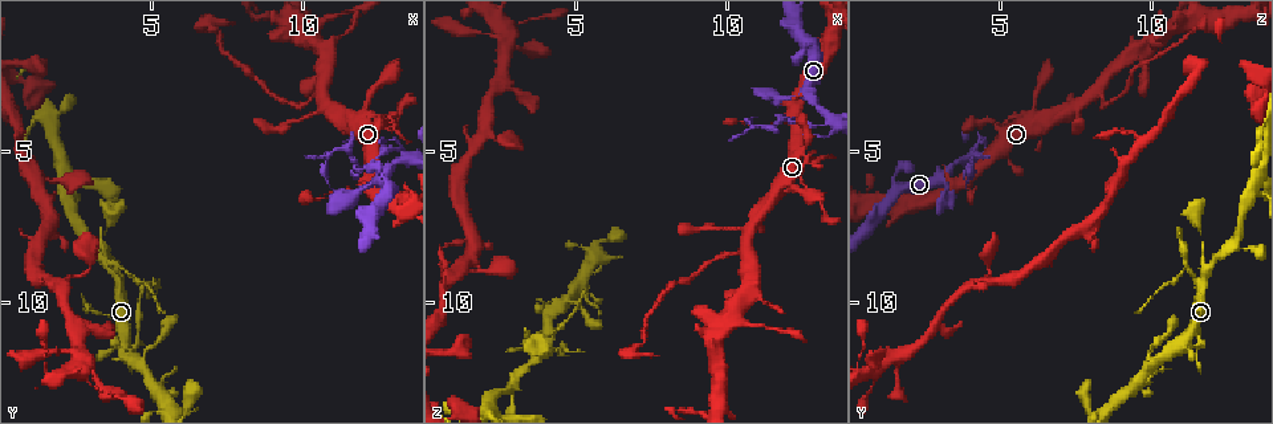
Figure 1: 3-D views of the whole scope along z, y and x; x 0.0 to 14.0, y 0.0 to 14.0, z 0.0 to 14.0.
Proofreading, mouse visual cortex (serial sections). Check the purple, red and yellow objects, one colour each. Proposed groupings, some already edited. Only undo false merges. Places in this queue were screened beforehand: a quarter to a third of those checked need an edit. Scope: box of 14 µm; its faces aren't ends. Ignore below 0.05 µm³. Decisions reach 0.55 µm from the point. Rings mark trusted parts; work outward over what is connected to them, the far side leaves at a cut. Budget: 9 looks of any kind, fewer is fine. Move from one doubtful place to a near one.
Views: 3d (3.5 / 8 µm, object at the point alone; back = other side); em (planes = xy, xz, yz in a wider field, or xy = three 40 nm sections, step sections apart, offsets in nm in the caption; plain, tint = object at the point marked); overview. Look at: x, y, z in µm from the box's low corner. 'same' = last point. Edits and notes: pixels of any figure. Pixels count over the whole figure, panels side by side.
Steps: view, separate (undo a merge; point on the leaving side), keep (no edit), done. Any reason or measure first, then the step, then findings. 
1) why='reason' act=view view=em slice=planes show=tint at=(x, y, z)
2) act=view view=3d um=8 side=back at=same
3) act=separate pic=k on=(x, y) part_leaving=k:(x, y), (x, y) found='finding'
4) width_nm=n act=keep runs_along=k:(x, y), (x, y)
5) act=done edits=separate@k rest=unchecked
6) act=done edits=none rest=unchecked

why='branch point' act=view view=3d um=3.5 at=(13.3, 5.3, 3.9)

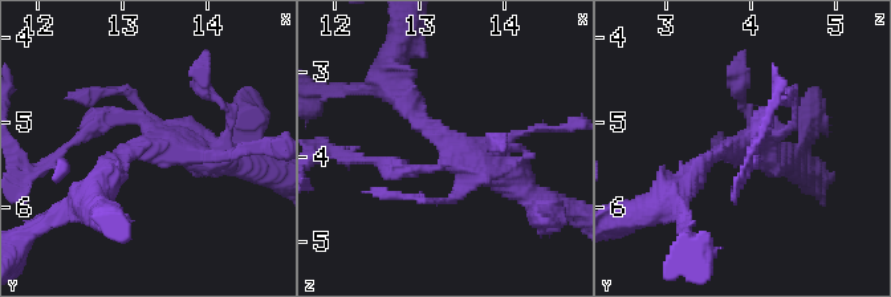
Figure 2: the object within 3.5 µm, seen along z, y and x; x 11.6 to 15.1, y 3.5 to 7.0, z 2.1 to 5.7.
act=view view=em slice=xy step=3 show=tint at=(13.35, 5.30, 3.85)

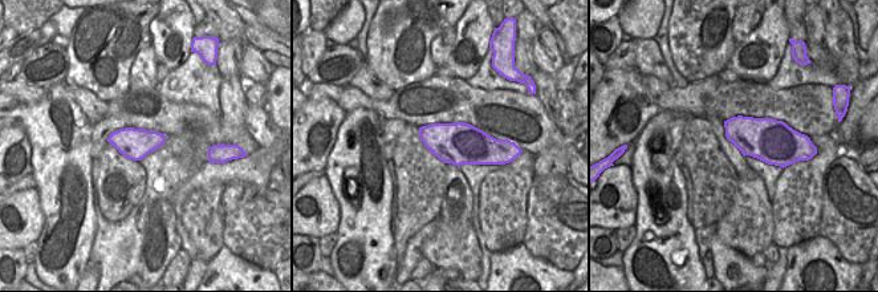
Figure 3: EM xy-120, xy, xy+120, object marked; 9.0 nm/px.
act=keep runs_along=2:(688, 184), (759, 127) found='all the same cell'

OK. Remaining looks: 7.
why='calibre changes' act=view view=3d um=3.5 at=(10.6, 3.0, 8.3)

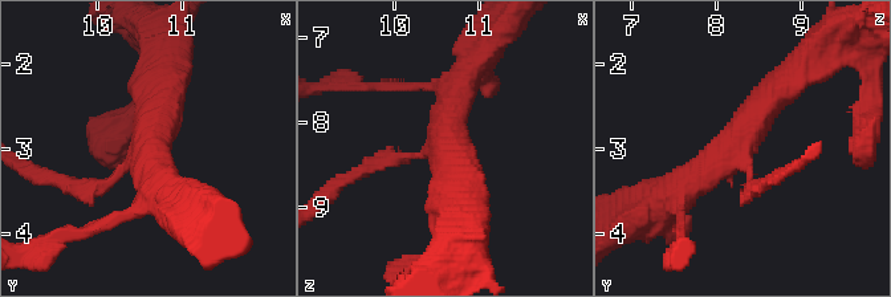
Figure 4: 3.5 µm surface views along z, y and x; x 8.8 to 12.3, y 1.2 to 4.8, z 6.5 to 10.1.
arms=3 arm_widths_nm=150,350,400 why='now the EM' act=view view=em slice=xy step=3 show=tint at=(10.65, 3.00, 8.20)

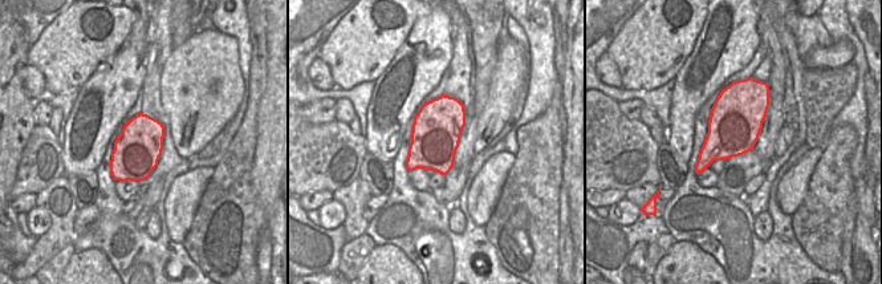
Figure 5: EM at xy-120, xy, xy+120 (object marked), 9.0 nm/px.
act=keep runs_along=4:(667, 196), (721, 161), (789, 78) found='continuous, no second cell'

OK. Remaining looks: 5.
why='three arms meet' act=view view=3d um=8 at=(4.1, 11.3, 11.0)

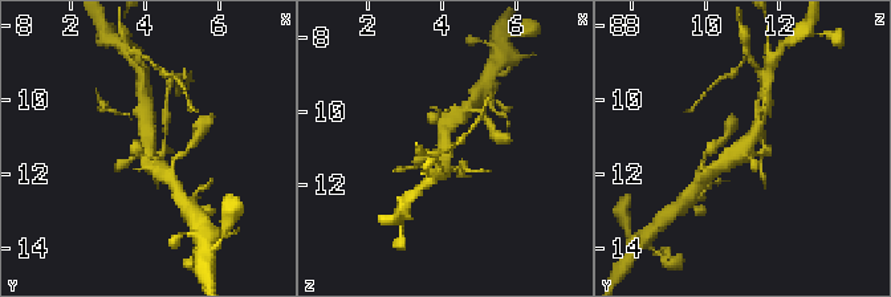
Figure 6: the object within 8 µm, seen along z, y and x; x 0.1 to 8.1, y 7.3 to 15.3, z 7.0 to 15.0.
act=view view=3d um=3.5 at=(4.1, 11.3, 11.0)

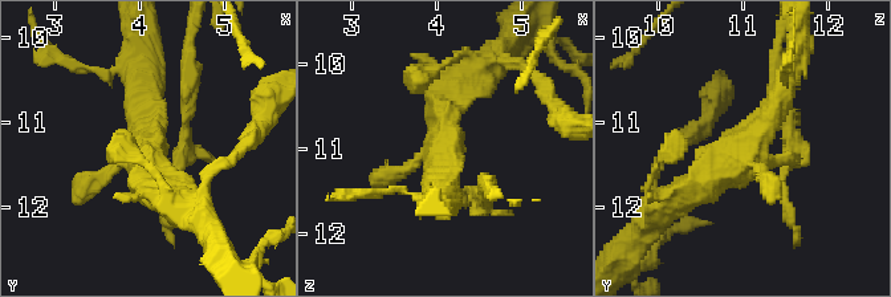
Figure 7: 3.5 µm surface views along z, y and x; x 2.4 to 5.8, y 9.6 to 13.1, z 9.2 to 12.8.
why='shape alone is not enough' act=view view=em slice=xy step=5 show=tint at=(4.05, 11.25, 11.05)

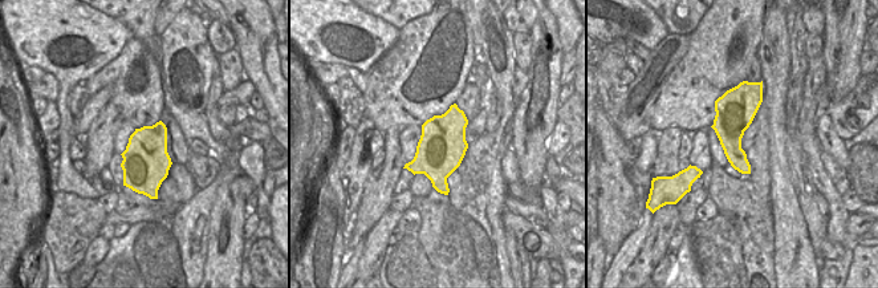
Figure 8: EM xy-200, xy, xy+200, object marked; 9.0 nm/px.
act=keep runs_along=7:(794, 62), (751, 141), (679, 198) found='one cell here'

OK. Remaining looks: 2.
why='a fork' act=view view=3d um=3.5 at=(3.8, 9.0, 11.8)

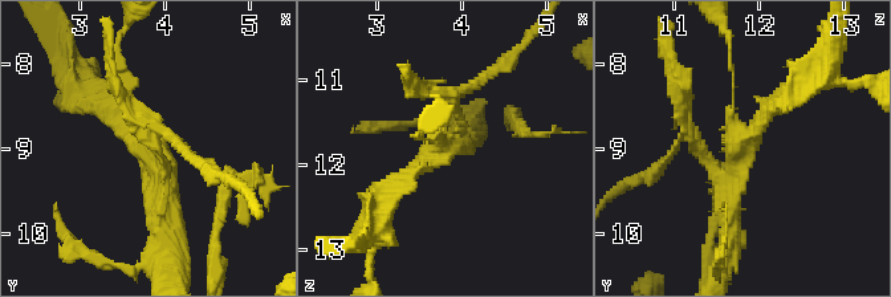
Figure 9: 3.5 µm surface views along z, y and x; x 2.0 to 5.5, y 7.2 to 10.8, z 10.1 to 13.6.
arms=3 arm_widths_nm=100,200,250 act=view view=em slice=xy step=5 show=tint at=(3.70, 8.90, 11.85)

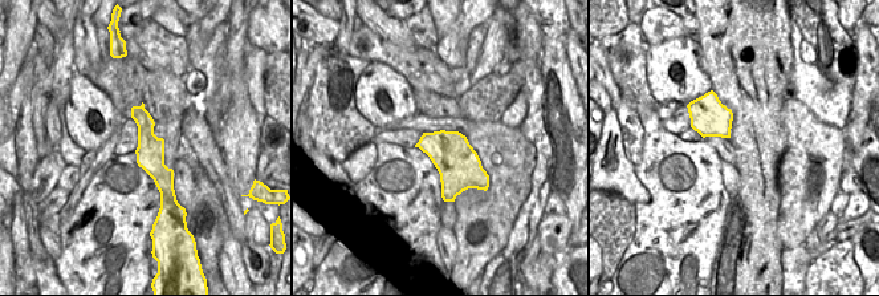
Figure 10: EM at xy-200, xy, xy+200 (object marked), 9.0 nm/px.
act=separate pic=9 on=(451, 93) part_leaving=9:(455, 113), (451, 98), (524, 41) found='a second cell is stuck on'

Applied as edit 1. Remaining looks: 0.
act=done edits=separate@9 rest=unchecked

